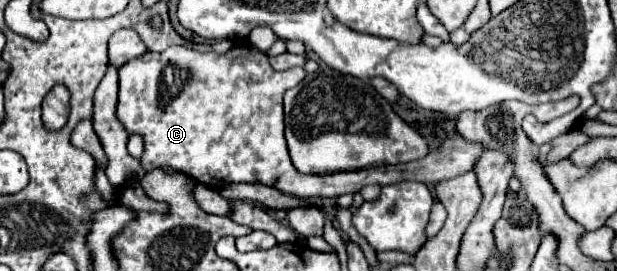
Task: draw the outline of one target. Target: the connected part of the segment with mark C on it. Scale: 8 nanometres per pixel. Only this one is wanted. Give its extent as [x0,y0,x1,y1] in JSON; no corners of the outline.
[117,45,485,199]

